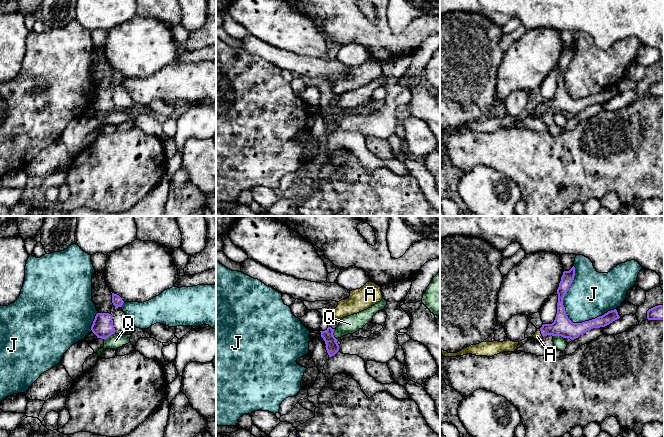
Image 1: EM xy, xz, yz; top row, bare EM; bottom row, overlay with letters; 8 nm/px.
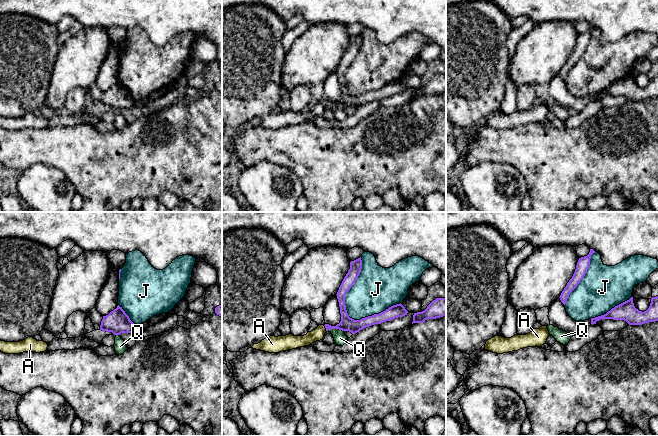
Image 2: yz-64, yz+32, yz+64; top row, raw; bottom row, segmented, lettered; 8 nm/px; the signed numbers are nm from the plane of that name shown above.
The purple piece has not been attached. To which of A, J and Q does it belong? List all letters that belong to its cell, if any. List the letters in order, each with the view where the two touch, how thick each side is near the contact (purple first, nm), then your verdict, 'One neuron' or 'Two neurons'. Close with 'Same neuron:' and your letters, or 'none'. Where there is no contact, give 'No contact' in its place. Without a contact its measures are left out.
A: Touches purple in yz. Thickness 160 nm (purple) against 70 nm. One neuron
J: Touches purple in yz. Thickness 160 nm (purple) against 360 nm. Two neurons
Q: Touches purple in yz. Thickness 160 nm (purple) against 100 nm. Two neurons
Same neuron: A

